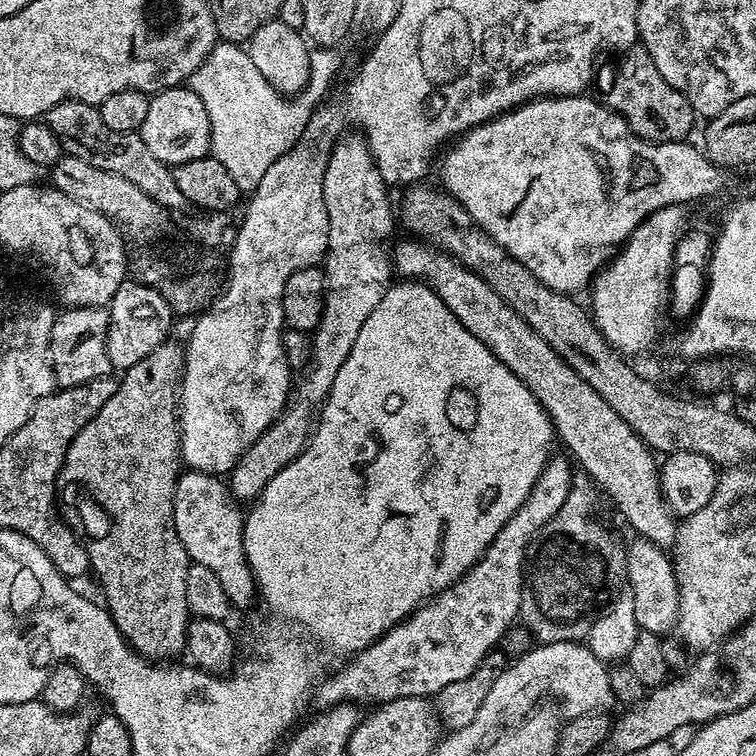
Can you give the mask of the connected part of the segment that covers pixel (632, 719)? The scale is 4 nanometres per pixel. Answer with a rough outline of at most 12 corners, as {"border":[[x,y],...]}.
{"border":[[708,650],[612,720],[624,754],[749,707]]}

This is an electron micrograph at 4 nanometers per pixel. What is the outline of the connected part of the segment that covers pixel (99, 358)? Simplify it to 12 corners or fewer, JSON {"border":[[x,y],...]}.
{"border":[[68,308],[48,340],[60,388],[109,375],[108,310]]}

